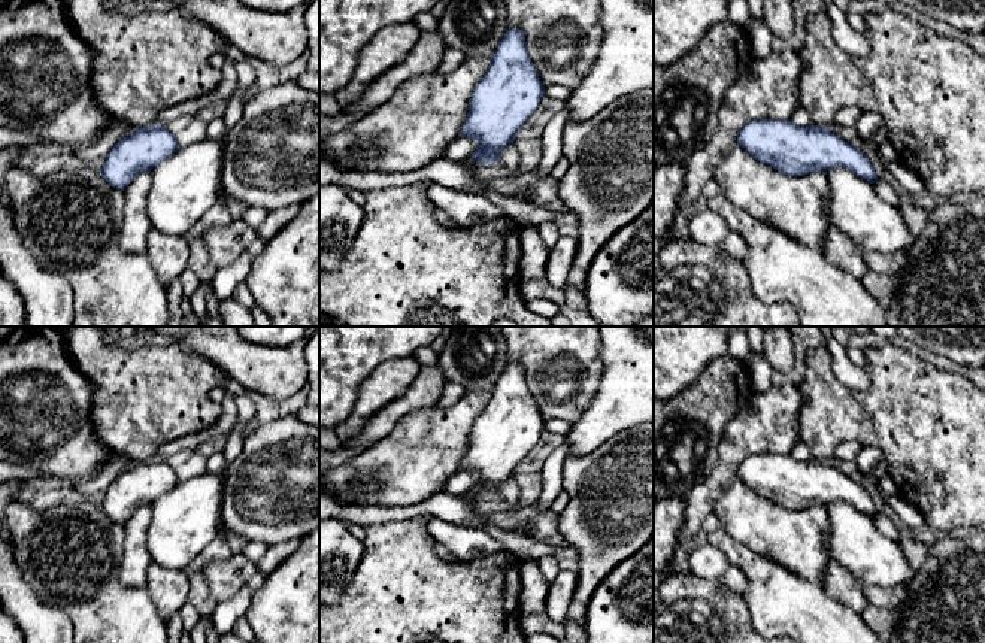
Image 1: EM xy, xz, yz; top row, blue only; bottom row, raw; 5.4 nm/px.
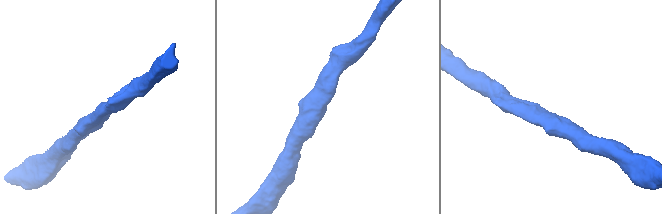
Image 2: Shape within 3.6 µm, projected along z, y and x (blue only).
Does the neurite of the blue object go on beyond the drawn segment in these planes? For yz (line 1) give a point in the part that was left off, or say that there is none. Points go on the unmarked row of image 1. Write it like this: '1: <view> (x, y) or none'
1: none

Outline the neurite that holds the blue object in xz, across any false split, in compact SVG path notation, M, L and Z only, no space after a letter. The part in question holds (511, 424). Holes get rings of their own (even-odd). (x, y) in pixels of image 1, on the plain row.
M509 363L491 391L491 398L472 427L470 442L461 471L476 473L478 482L470 489L479 498L500 495L500 486L515 476L516 467L537 443L545 430L533 395L527 385L525 370L519 363Z

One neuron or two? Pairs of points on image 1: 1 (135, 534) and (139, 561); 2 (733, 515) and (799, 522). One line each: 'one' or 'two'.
1: one
2: one

